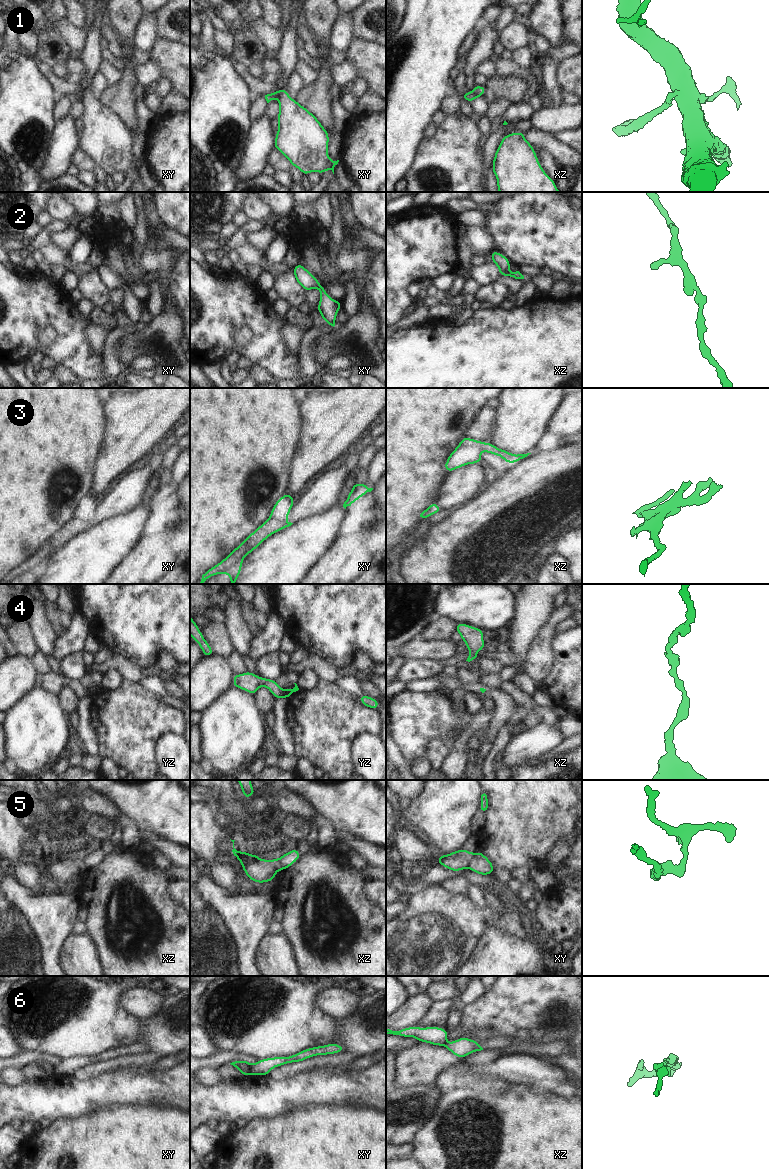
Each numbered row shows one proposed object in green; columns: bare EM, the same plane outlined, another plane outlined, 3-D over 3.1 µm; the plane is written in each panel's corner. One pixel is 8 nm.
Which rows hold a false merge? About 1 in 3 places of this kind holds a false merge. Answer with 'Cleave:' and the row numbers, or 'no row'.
Cleave: 1, 5, 6

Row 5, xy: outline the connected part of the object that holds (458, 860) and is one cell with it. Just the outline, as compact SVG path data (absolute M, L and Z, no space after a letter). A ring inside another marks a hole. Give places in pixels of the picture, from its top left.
M461 848L446 855L440 855L437 862L443 867L456 872L466 869L473 856L474 853Z

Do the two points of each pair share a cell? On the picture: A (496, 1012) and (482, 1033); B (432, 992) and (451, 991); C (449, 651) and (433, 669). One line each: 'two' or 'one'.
A: two
B: one
C: two

